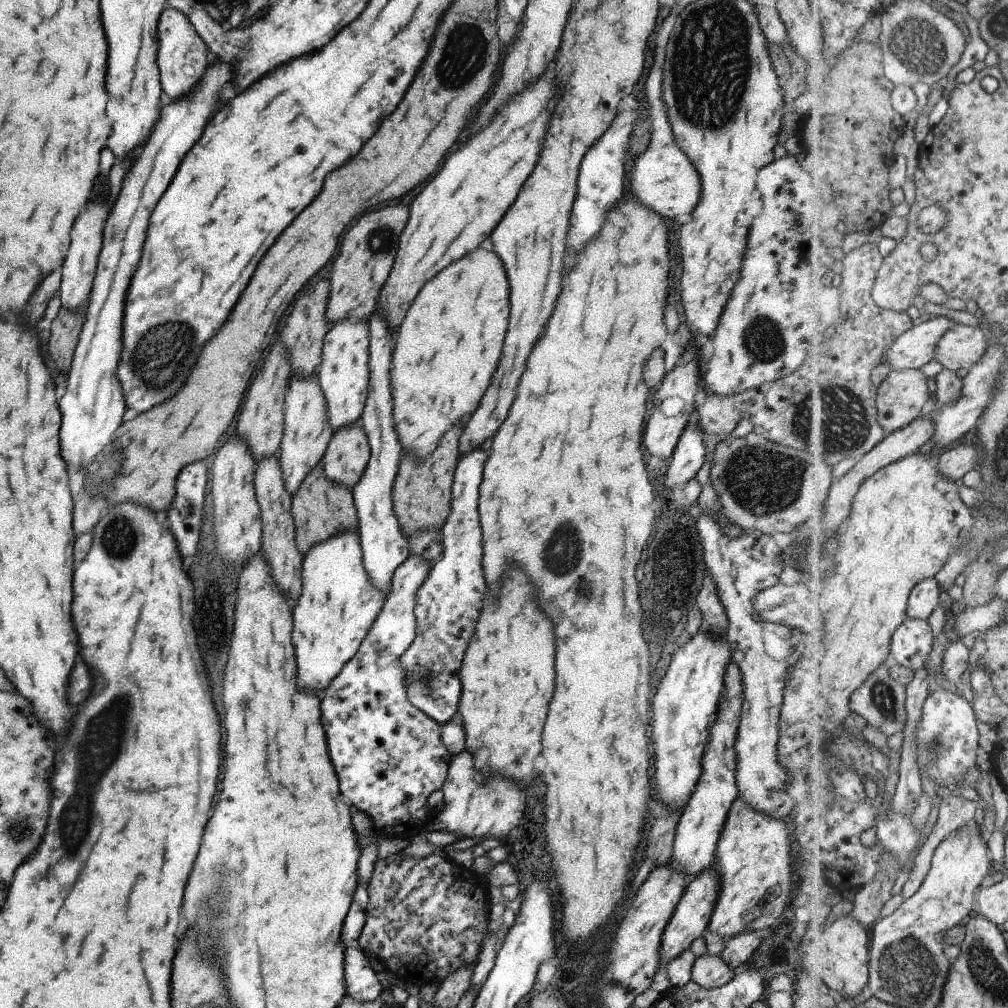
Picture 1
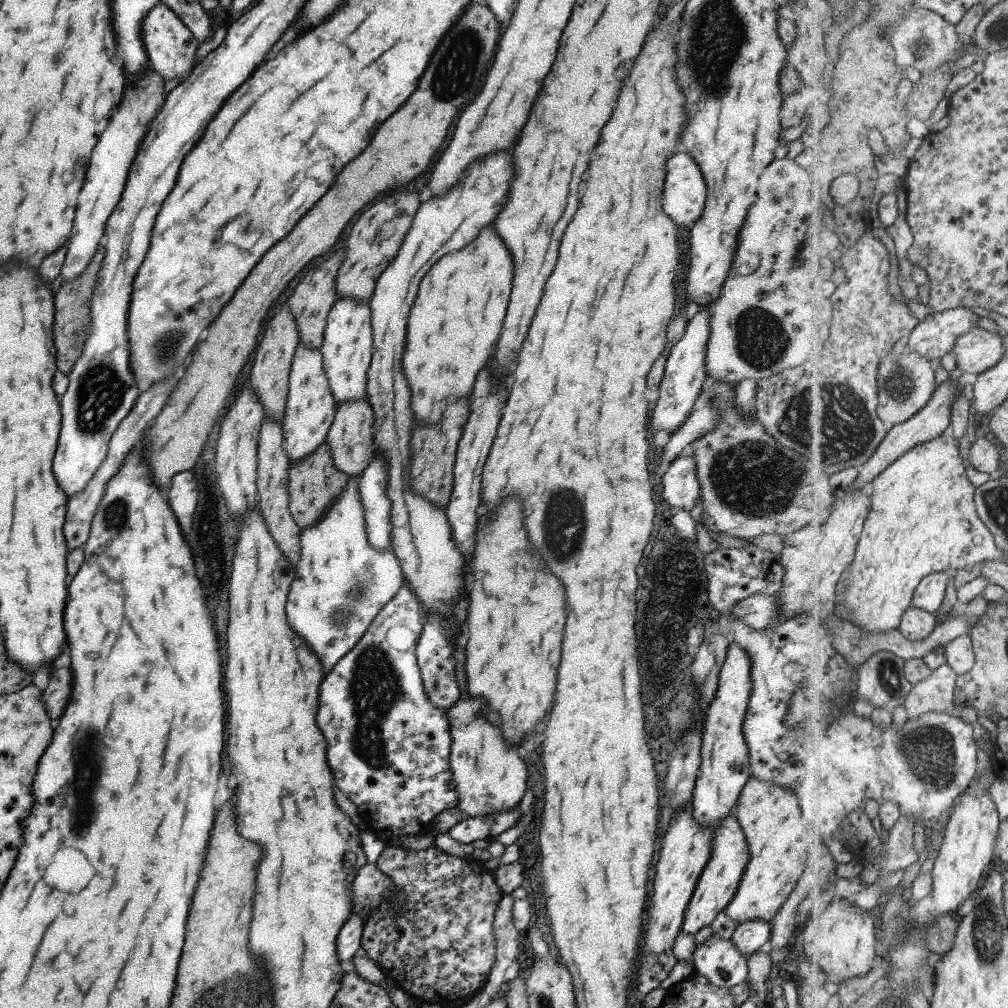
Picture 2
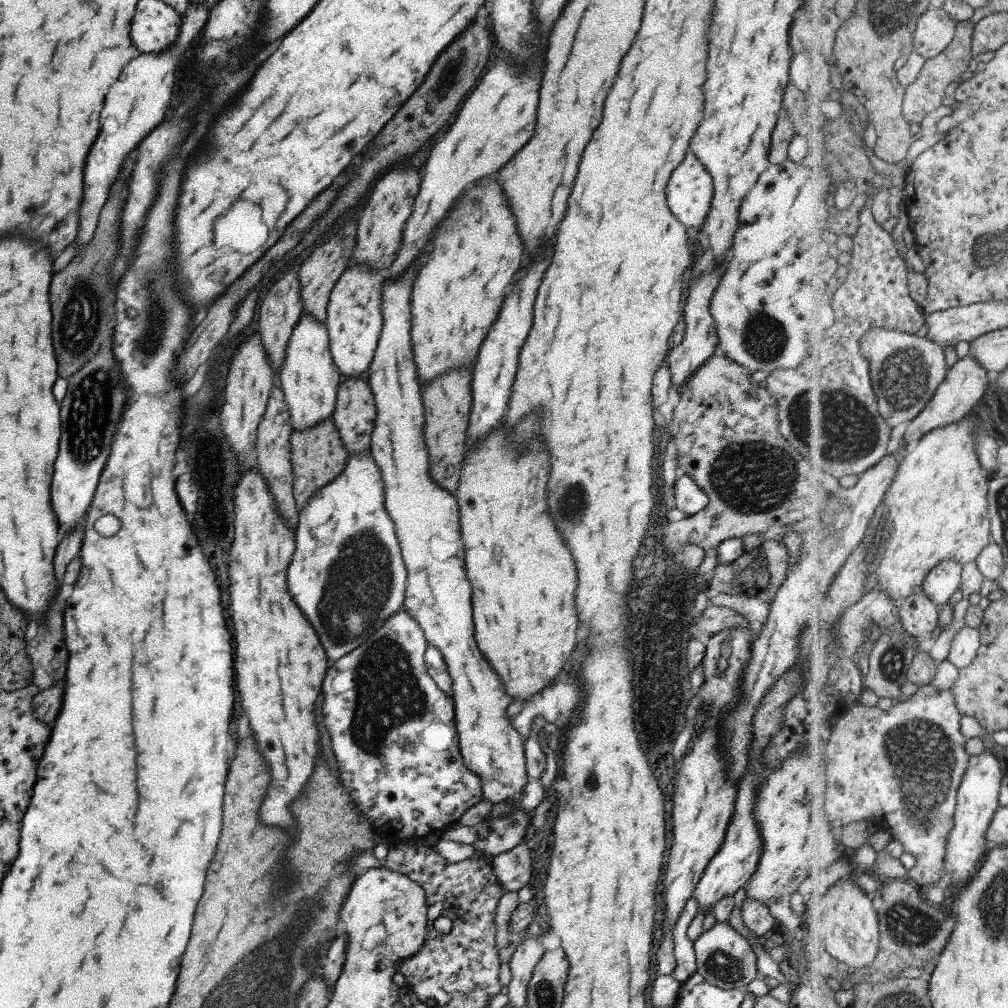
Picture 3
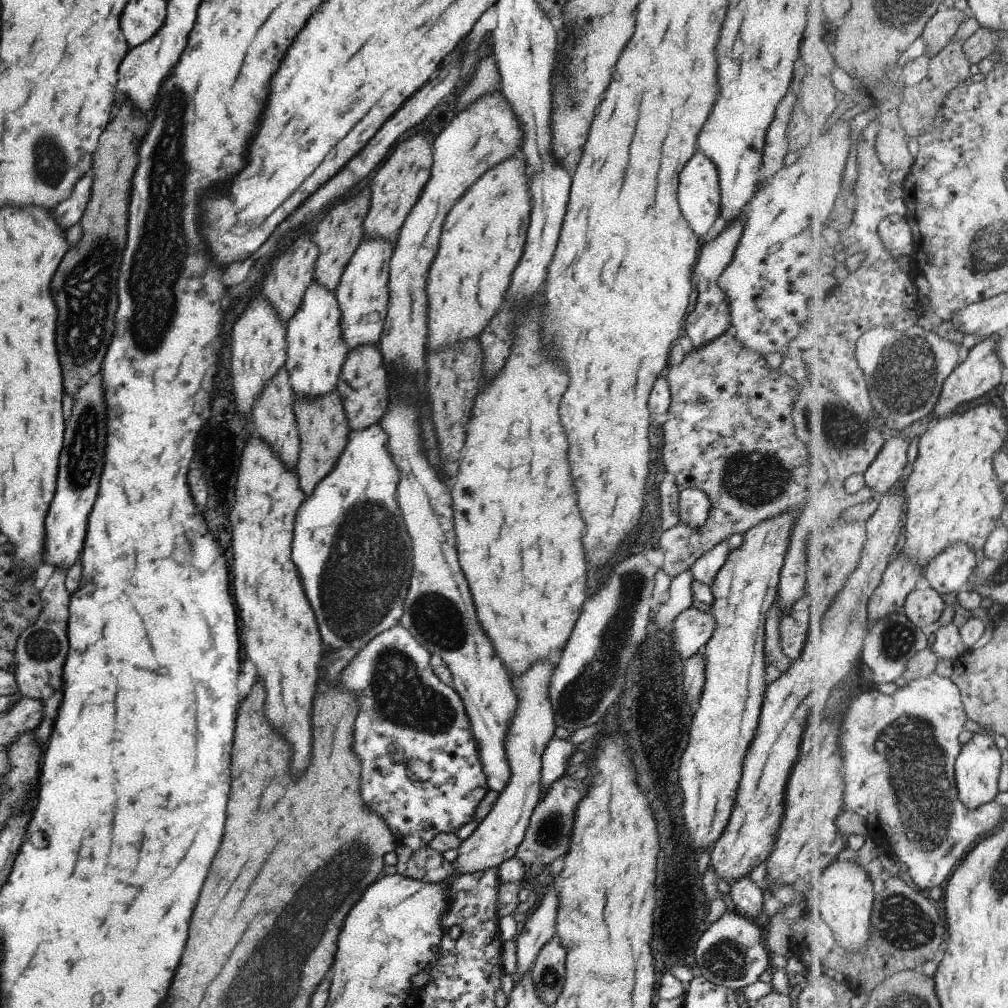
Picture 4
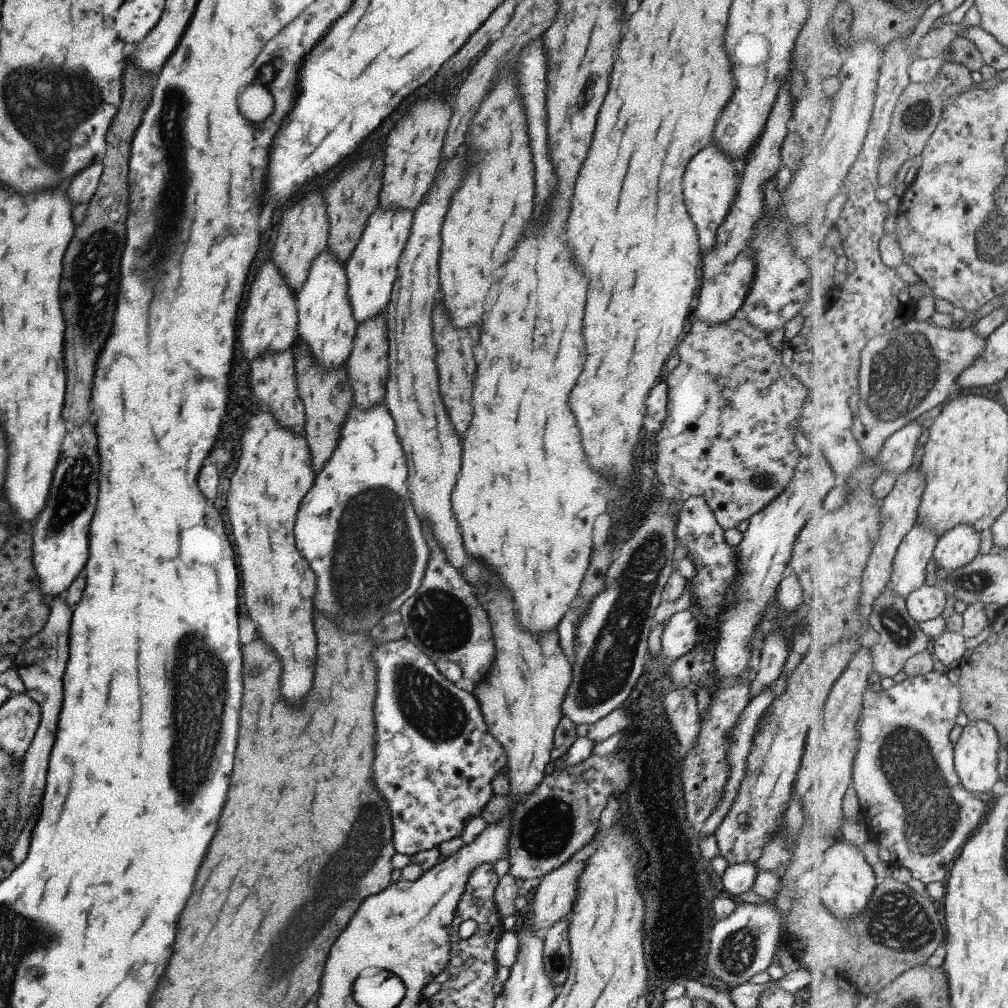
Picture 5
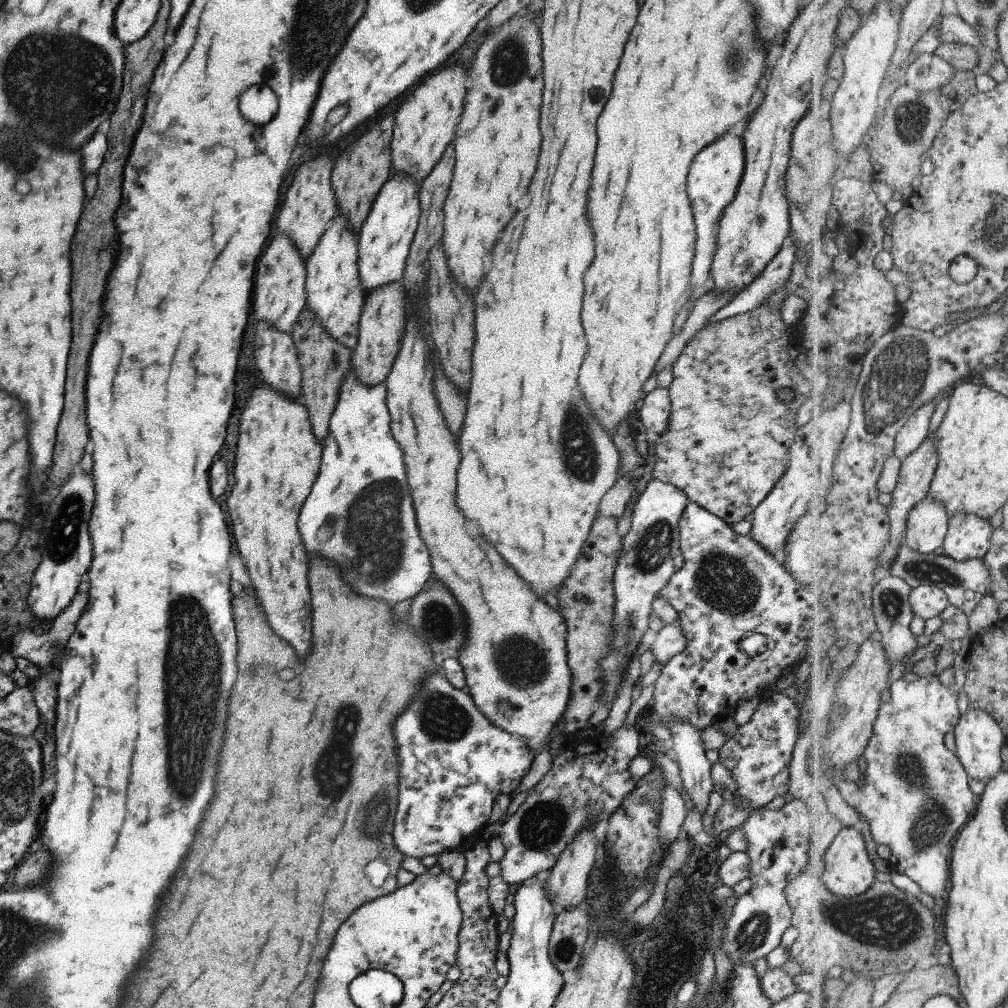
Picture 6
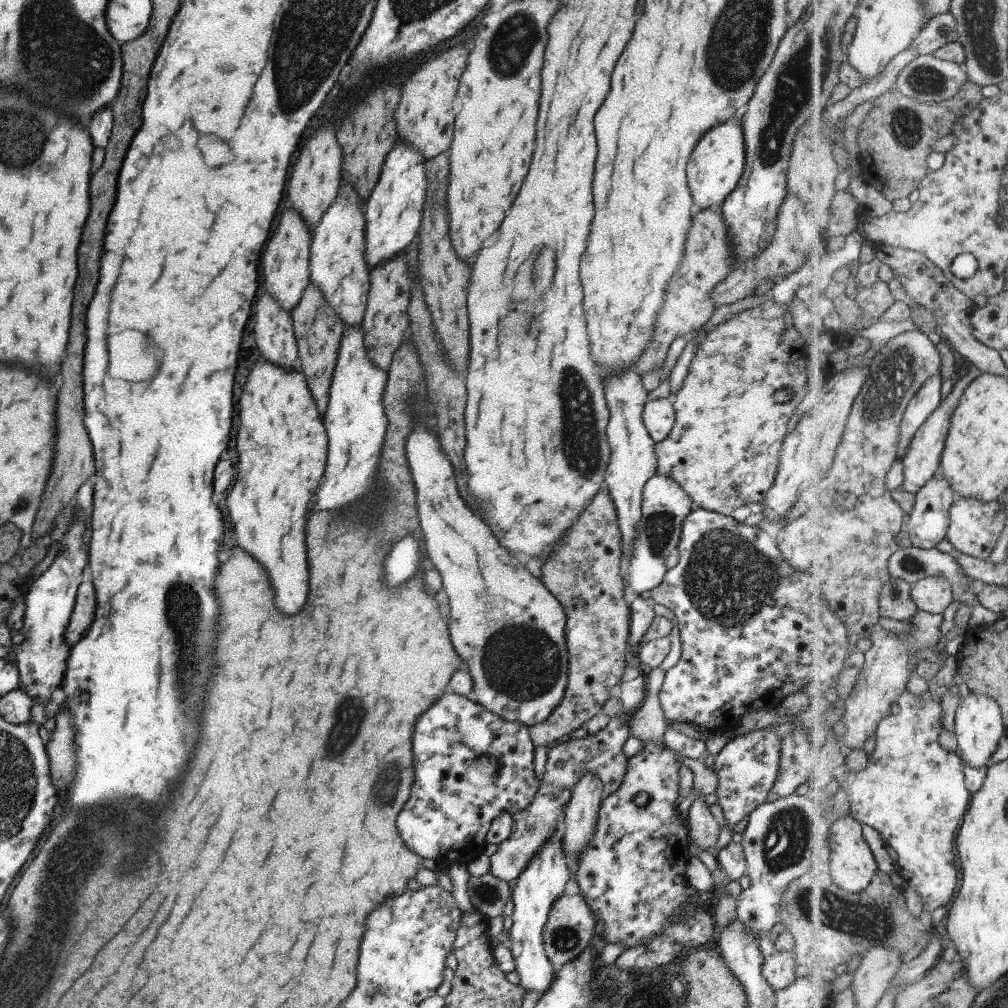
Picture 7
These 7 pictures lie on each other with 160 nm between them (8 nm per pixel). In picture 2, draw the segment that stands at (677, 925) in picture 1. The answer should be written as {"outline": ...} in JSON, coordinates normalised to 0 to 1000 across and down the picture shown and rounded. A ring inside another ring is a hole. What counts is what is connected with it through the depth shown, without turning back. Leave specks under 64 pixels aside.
{"outline":[[[724,806],[706,825],[703,853],[697,859],[686,891],[684,891],[684,895],[680,899],[678,915],[676,915],[676,923],[674,923],[673,927],[688,929],[695,921],[703,919],[710,907],[717,904],[717,901],[729,887],[733,871],[735,871],[737,863],[739,863],[741,851],[743,851],[741,849],[741,835],[737,831],[737,825],[735,825],[733,817],[729,813],[729,810]]]}

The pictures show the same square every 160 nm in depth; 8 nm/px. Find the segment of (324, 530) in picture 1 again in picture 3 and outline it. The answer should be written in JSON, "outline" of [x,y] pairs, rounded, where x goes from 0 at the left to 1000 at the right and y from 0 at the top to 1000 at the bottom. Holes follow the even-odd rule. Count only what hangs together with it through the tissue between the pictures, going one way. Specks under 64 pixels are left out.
{"outline":[[[328,412],[304,426],[291,426],[288,434],[288,457],[290,462],[290,491],[297,508],[310,490],[321,480],[328,478],[340,466],[345,454],[344,445],[339,441],[335,427]]]}

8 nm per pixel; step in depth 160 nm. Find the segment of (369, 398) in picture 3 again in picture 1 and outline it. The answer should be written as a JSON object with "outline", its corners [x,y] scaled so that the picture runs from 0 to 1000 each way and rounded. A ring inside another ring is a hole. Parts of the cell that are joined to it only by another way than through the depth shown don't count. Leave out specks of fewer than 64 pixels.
{"outline":[[[350,418],[348,421],[337,423],[332,426],[324,438],[323,448],[319,452],[320,470],[331,479],[343,482],[348,485],[357,475],[358,469],[367,453],[367,444],[364,438],[363,431],[359,423]]]}

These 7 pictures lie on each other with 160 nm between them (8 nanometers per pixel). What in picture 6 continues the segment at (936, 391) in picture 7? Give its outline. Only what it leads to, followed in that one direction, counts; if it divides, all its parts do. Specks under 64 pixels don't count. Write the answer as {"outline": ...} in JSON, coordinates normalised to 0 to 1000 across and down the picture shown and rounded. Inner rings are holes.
{"outline":[[[922,399],[918,403],[914,403],[906,413],[896,423],[889,436],[888,452],[895,458],[898,454],[902,454],[914,440],[920,437],[922,433],[922,423],[924,417],[927,416],[928,401]]]}

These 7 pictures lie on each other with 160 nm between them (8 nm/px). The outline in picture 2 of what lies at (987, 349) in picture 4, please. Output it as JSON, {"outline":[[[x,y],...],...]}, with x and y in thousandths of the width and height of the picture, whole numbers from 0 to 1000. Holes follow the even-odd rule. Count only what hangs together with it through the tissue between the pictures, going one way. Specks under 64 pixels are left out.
{"outline":[[[941,373],[939,378],[935,379],[927,390],[927,394],[924,395],[924,398],[914,409],[901,419],[891,422],[881,429],[881,433],[877,435],[875,441],[873,441],[870,448],[864,452],[862,458],[852,464],[852,473],[842,482],[842,487],[857,484],[861,485],[886,458],[895,454],[900,448],[903,448],[914,440],[918,440],[918,438],[932,435],[932,433],[942,428],[945,401],[947,401],[947,397],[953,393],[953,389],[955,389],[955,380],[951,379],[951,377],[947,377],[947,375],[943,376]]]}

